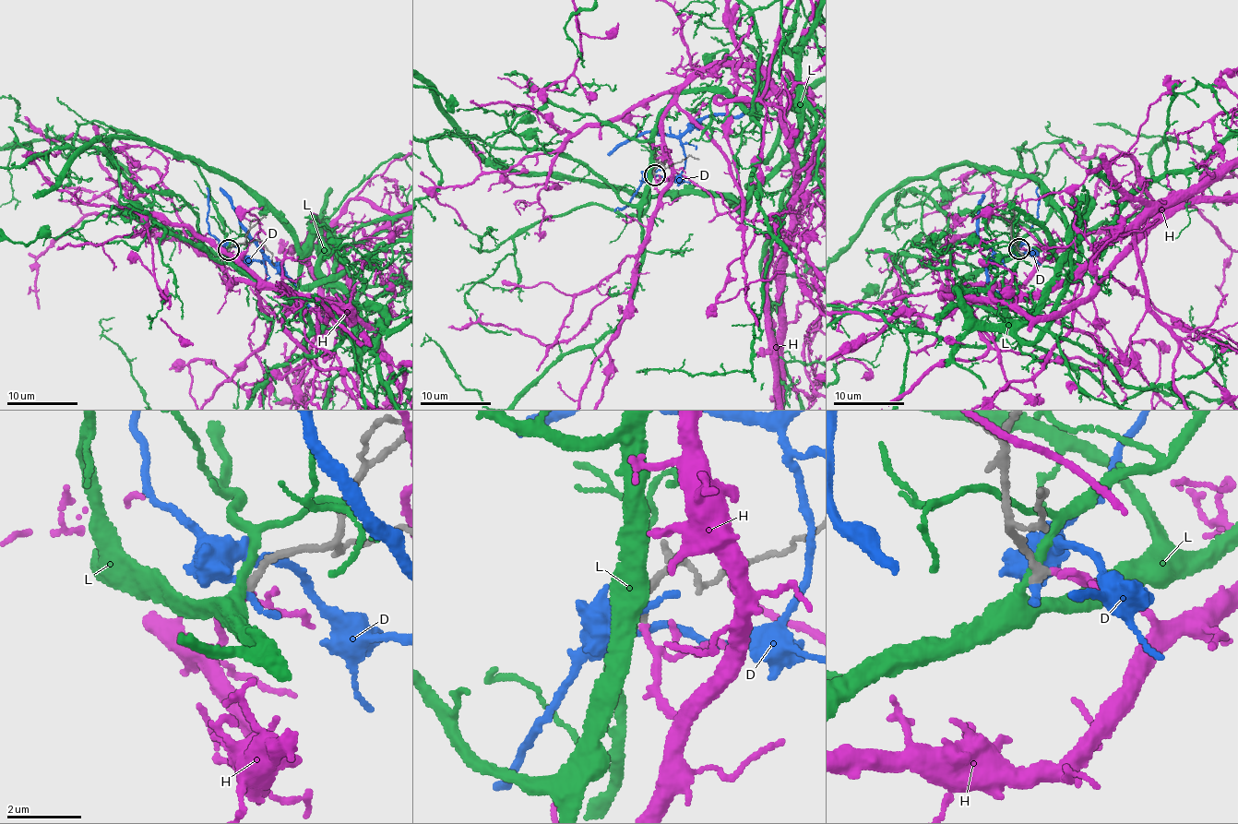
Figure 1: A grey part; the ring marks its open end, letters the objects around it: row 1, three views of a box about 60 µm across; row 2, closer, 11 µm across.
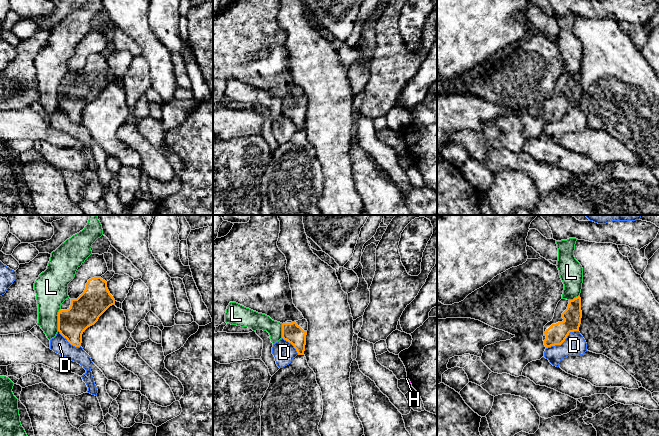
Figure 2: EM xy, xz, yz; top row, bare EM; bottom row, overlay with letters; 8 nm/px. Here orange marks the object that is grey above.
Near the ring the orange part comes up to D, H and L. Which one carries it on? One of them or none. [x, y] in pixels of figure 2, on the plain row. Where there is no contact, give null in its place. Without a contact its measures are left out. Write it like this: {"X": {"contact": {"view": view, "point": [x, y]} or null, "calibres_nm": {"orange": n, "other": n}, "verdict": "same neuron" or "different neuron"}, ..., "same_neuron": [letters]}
{"D": {"contact": {"view": "yz", "point": [563, 117]}, "calibres_nm": {"orange": 160, "other": 180}, "verdict": "different neuron"}, "H": {"contact": null, "verdict": "same neuron"}, "L": {"contact": {"view": "xy", "point": [58, 95]}, "calibres_nm": {"orange": 240, "other": 260}, "verdict": "different neuron"}, "same_neuron": ["H"]}

